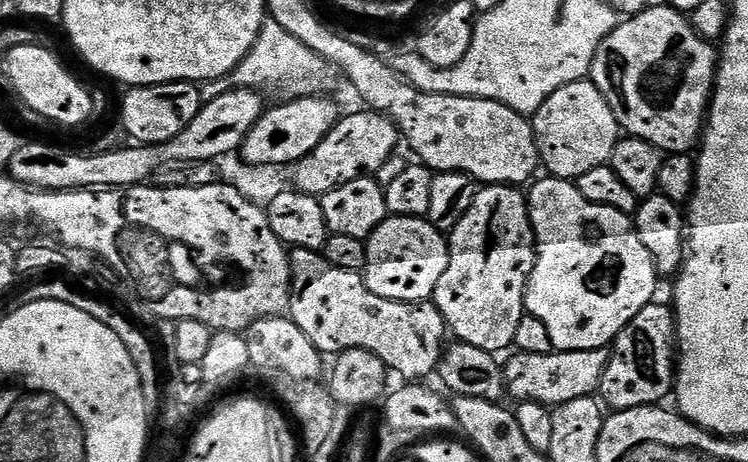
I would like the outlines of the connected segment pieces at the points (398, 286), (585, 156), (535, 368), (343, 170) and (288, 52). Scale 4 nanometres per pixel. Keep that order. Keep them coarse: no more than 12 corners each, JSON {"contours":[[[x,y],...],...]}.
{"contours":[[[389,215],[366,241],[378,298],[428,302],[446,274],[445,233]],[[591,79],[561,86],[531,121],[541,165],[577,181],[622,139]],[[608,348],[507,357],[517,401],[595,397]],[[378,112],[341,115],[291,187],[322,197],[376,174],[402,140]],[[265,19],[246,58],[205,80],[200,99],[229,88],[280,98],[325,91],[329,65]]]}

